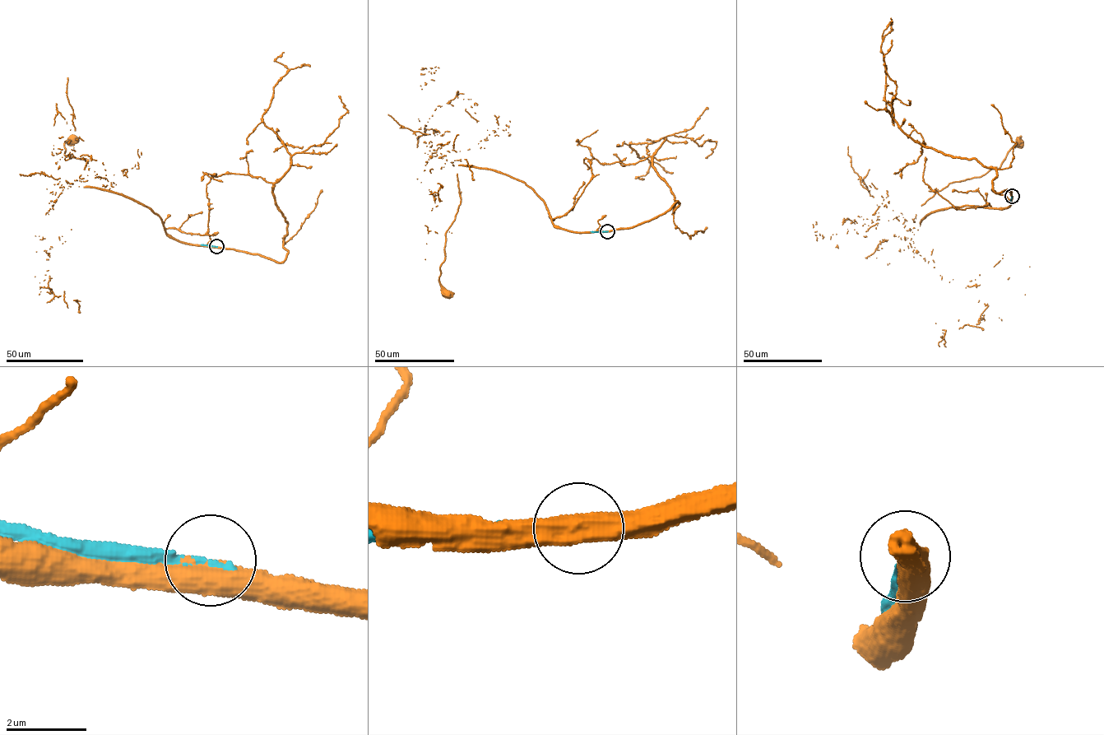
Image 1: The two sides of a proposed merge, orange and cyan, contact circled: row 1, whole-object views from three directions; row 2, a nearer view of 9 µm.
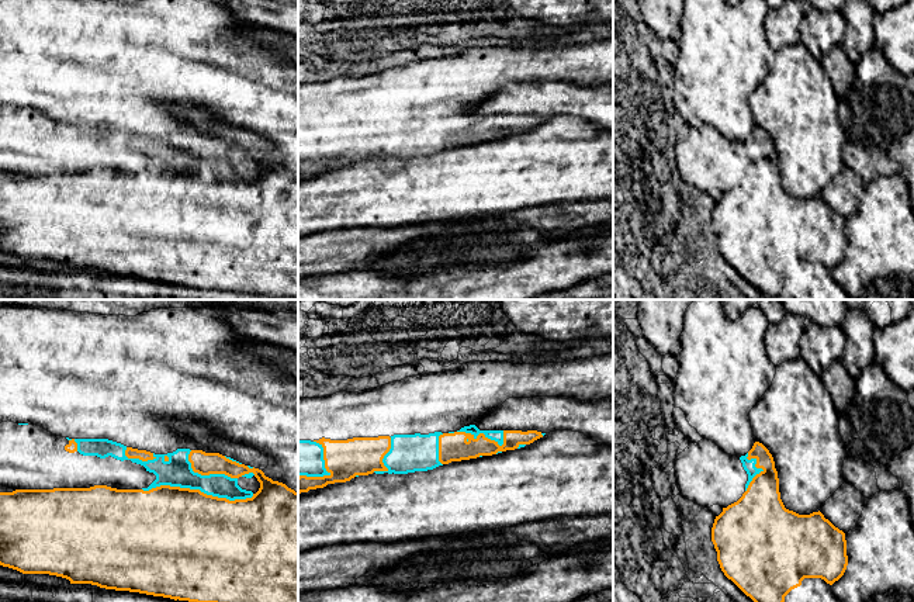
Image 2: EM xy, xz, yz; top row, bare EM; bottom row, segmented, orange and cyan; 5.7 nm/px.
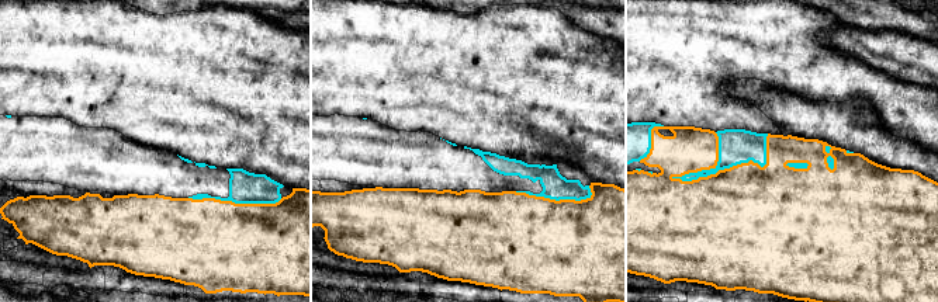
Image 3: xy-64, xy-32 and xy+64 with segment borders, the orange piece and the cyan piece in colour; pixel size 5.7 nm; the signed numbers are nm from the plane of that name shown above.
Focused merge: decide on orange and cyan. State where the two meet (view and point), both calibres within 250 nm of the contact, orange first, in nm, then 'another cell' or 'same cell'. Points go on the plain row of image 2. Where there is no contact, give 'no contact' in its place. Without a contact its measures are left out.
meets orange in xy at (198, 175); 480 nm thick on the orange side, 170 nm on the other; another cell

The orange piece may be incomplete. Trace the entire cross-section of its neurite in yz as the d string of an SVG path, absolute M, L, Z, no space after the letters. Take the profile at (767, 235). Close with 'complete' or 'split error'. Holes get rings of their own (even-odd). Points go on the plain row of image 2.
M755 127L748 136L762 156L749 167L742 181L723 193L712 212L712 226L724 260L749 281L765 298L778 295L785 281L802 270L804 263L821 263L832 270L848 250L845 218L824 200L799 200L785 193L775 146L769 135Z; complete

